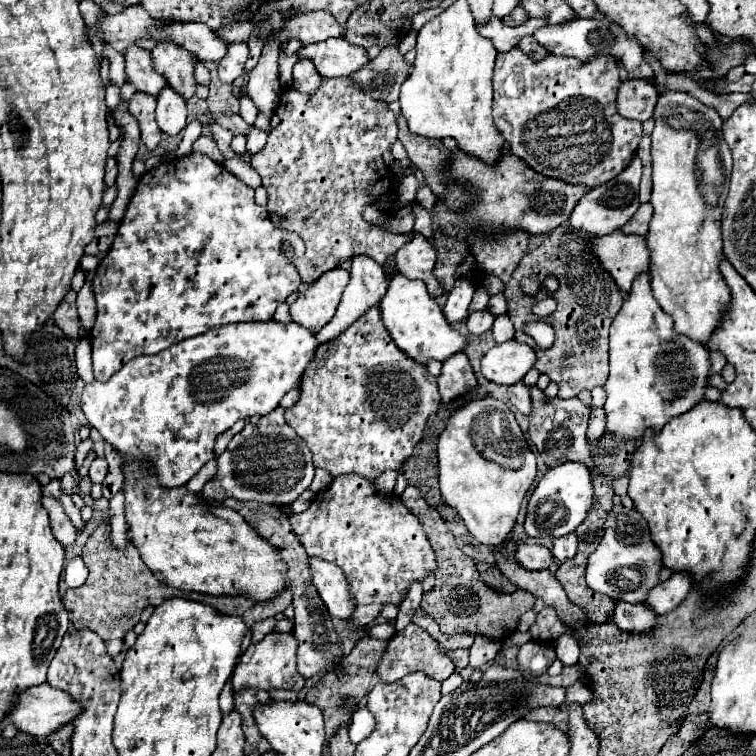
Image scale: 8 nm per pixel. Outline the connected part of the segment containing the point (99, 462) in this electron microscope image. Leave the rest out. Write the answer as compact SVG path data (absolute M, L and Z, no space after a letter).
M95 458L93 464L91 464L91 468L89 468L91 480L95 484L102 484L105 474L107 474L107 462L105 462L105 458Z

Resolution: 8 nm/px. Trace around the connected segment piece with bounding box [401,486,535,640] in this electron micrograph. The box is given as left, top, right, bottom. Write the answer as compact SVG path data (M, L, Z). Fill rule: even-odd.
M407 486L405 492L401 494L403 504L419 518L431 548L437 556L437 568L435 568L435 586L429 592L423 592L421 600L421 610L429 614L441 628L443 634L453 636L461 632L469 634L483 634L491 640L505 640L517 630L519 618L533 608L535 600L525 600L523 592L517 590L515 594L503 594L491 590L487 584L481 582L481 576L477 572L477 566L473 558L463 554L463 550L457 546L455 536L447 530L443 518L435 508L431 508L419 490L415 486Z

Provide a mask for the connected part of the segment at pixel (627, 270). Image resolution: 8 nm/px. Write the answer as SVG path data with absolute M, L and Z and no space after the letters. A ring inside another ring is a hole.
M621 230L595 238L595 254L605 270L615 278L621 292L629 292L633 278L649 268L645 238L635 234L627 236Z

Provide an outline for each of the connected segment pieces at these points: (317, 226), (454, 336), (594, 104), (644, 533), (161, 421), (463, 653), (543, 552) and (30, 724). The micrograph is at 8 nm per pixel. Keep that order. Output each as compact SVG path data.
M323 78L323 82L319 84L319 90L315 90L315 94L313 94L311 98L307 98L307 94L299 94L295 88L285 88L275 112L279 114L281 122L279 122L277 128L273 128L273 130L269 132L269 138L267 138L265 148L263 148L261 152L253 154L251 166L253 166L253 168L259 172L259 176L263 178L263 186L265 186L265 190L267 190L267 194L269 194L267 212L269 212L269 216L271 216L271 222L273 222L275 226L283 228L283 230L291 230L291 232L299 234L299 236L303 238L305 246L307 246L303 258L299 258L299 260L295 262L295 266L297 266L297 270L299 270L299 274L301 274L301 280L303 280L303 282L315 282L321 274L325 274L327 270L333 270L339 262L343 262L343 260L347 260L347 258L353 258L355 254L365 254L365 256L371 256L375 262L385 264L385 260L387 260L389 256L393 256L393 254L409 240L409 234L391 234L391 232L385 232L385 230L381 230L381 228L375 226L375 224L365 222L363 216L361 216L361 212L363 212L363 208L365 208L367 204L375 204L383 194L389 194L389 190L391 190L391 180L385 180L385 178L389 176L389 168L387 168L387 164L383 162L381 156L383 156L383 152L389 150L389 146L395 142L395 138L397 138L397 124L395 124L395 116L387 110L387 104L385 104L385 102L379 102L379 100L375 100L375 98L371 98L371 96L367 96L365 90L359 90L359 88L351 82L351 78Z
M395 274L395 276L391 278L391 282L389 282L389 288L387 288L385 296L383 296L381 302L379 302L379 310L381 310L381 320L383 320L385 328L387 328L387 332L391 334L391 338L395 340L395 344L397 344L407 356L411 356L413 360L417 360L417 362L421 362L421 364L427 364L431 358L443 362L443 360L447 360L451 354L455 354L455 352L459 352L459 350L465 350L465 336L459 334L459 332L455 332L455 330L447 324L447 320L445 320L439 304L429 296L425 282L409 280L409 278L405 278L403 274Z
M517 48L499 52L493 70L493 122L501 132L511 152L525 160L543 176L563 180L567 184L581 184L587 188L601 186L615 178L635 156L637 144L643 136L641 122L623 118L615 108L617 88L621 84L619 64L613 56L593 56L577 62L571 56L547 56L533 60Z
M615 506L605 522L603 540L587 560L587 586L599 594L607 594L613 600L645 604L651 588L659 584L659 570L663 568L661 550L651 540L647 520L633 508Z
M237 322L237 324L227 324L227 326L221 326L221 328L215 328L215 330L209 330L205 334L199 334L195 338L185 338L183 342L177 342L175 346L159 352L155 355L143 355L137 358L133 358L131 362L127 362L127 366L123 366L123 370L119 370L119 374L115 374L115 378L109 378L107 382L93 382L93 384L87 384L85 390L83 390L83 396L81 396L81 406L83 406L83 414L87 416L89 424L95 426L99 430L99 434L115 448L119 450L121 454L129 454L129 456L147 456L151 458L151 462L155 462L155 468L157 468L157 474L159 474L159 482L161 486L167 486L167 488L173 488L173 486L183 486L187 484L195 474L197 470L213 458L213 444L215 444L215 438L217 434L229 430L237 420L243 420L243 418L249 418L249 416L263 416L267 412L271 412L273 408L279 406L279 400L299 382L303 370L307 368L307 364L311 362L315 350L317 350L319 342L317 342L317 336L307 330L305 326L299 326L297 322L289 322L289 324L281 324L281 322Z
M439 644L439 650L443 650L445 654L449 654L449 658L453 660L453 664L455 664L457 670L461 670L461 668L465 668L469 664L469 650L447 650L441 644Z
M519 544L515 558L527 570L543 570L555 564L555 556L551 556L551 548L545 548L541 544Z
M45 682L19 692L17 702L7 712L7 718L19 728L19 732L47 736L61 724L71 722L79 710L81 706L73 702L67 692Z

